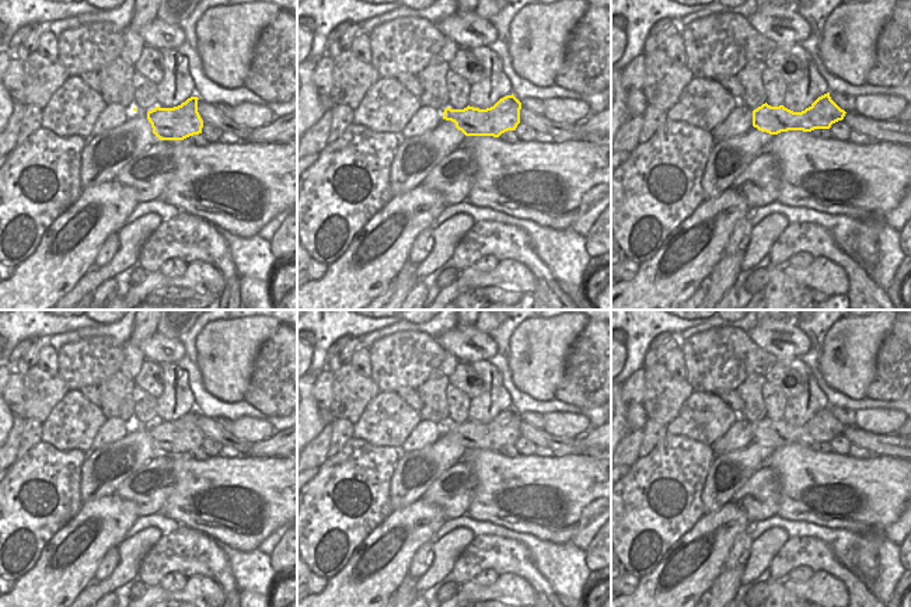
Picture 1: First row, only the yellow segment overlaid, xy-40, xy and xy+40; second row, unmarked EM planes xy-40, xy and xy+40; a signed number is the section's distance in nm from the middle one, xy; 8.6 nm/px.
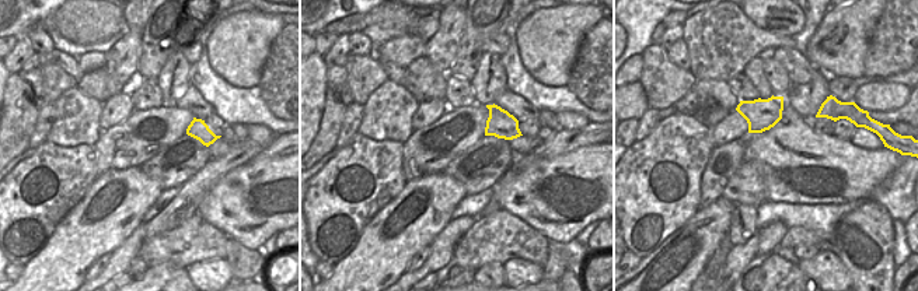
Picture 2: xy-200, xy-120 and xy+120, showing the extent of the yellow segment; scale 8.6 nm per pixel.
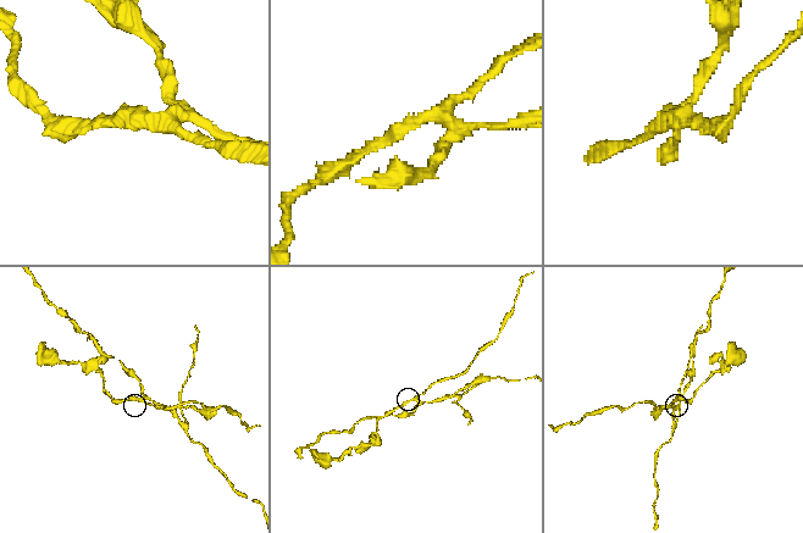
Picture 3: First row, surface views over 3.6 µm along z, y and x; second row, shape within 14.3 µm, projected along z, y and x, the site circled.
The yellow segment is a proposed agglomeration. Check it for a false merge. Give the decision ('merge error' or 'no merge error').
merge error

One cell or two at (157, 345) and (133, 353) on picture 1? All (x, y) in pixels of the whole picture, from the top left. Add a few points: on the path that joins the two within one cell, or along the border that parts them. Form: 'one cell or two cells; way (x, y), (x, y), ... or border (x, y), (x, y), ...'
two cells; border (156, 331), (140, 344), (145, 359)

